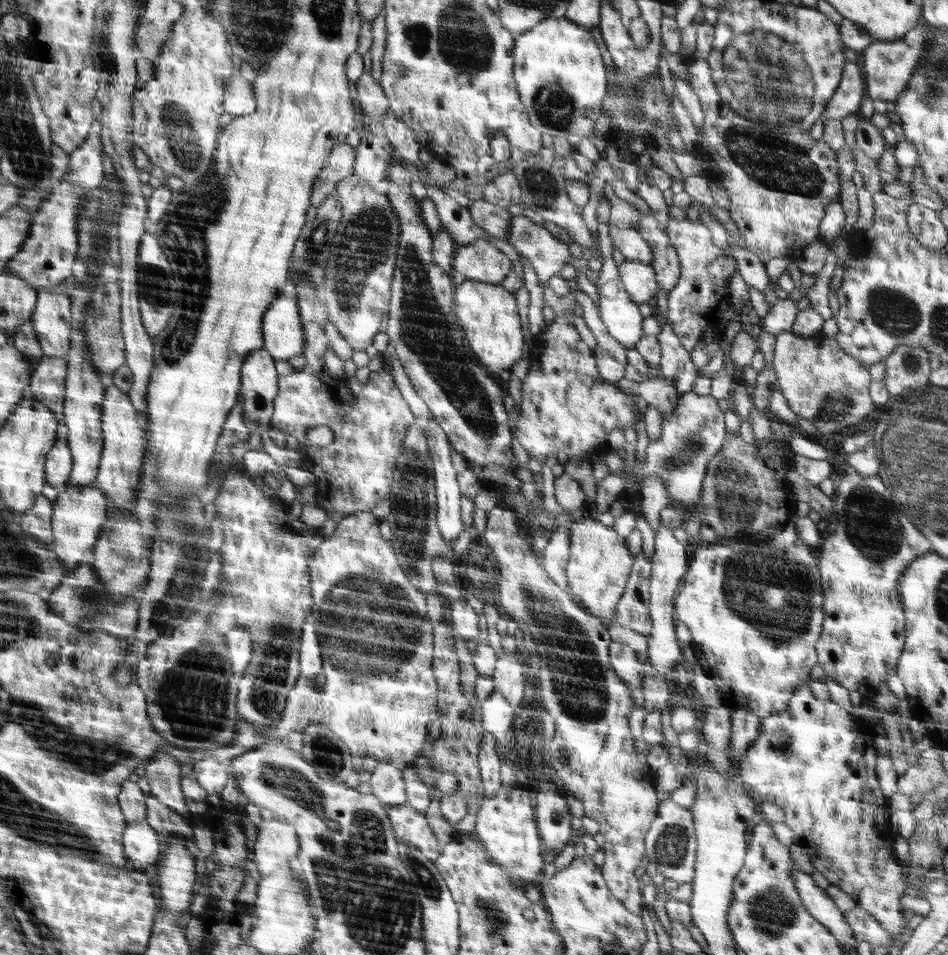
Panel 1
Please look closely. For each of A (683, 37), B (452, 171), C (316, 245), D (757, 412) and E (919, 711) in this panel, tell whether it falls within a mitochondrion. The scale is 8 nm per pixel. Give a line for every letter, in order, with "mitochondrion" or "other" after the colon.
A: other
B: other
C: mitochondrion
D: other
E: other

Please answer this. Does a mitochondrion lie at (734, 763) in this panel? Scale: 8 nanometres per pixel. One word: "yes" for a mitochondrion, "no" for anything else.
no

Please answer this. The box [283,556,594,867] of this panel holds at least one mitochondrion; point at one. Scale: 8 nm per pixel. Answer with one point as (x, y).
(532, 757)

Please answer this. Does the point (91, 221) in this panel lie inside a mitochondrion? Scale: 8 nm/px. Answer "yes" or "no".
yes

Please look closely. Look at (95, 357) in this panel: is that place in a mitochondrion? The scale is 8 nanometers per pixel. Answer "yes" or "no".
no

